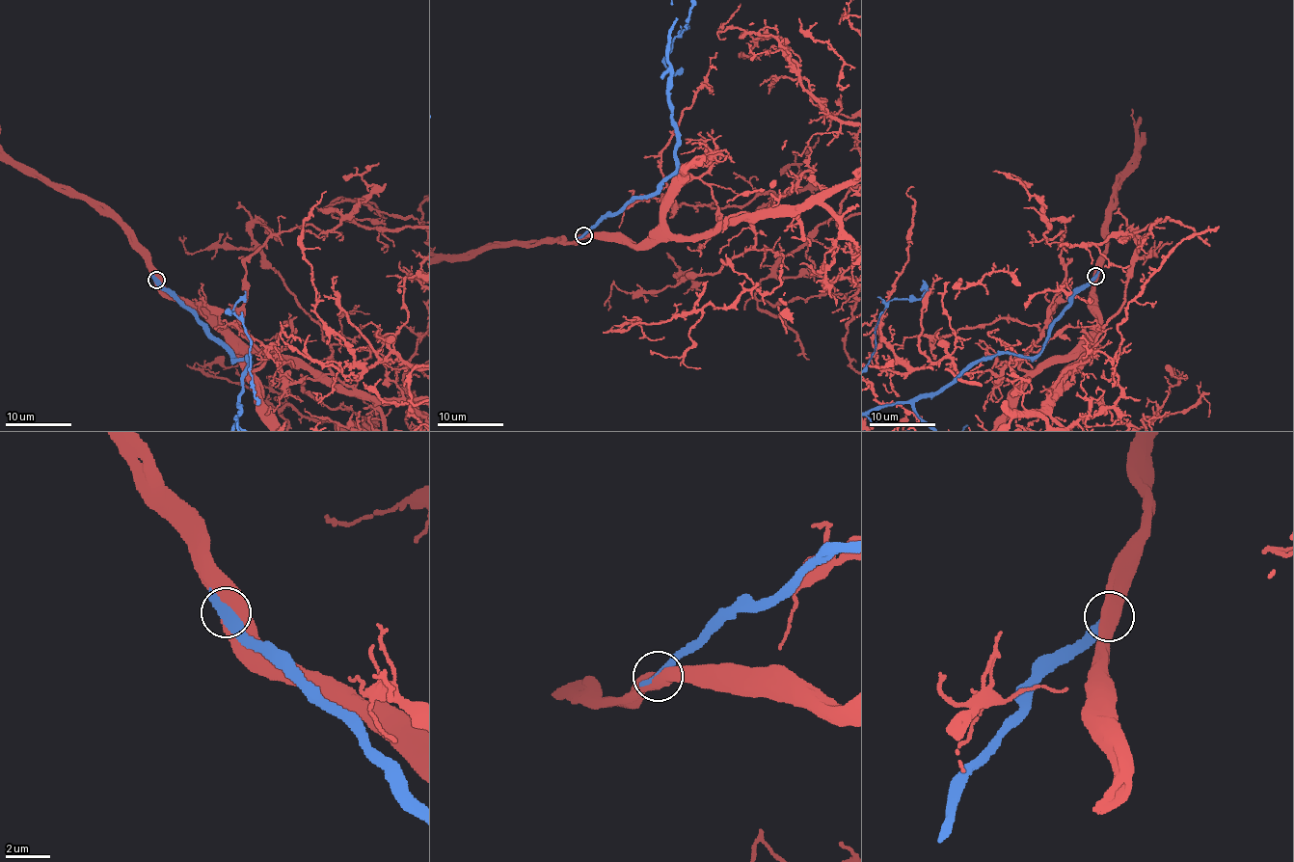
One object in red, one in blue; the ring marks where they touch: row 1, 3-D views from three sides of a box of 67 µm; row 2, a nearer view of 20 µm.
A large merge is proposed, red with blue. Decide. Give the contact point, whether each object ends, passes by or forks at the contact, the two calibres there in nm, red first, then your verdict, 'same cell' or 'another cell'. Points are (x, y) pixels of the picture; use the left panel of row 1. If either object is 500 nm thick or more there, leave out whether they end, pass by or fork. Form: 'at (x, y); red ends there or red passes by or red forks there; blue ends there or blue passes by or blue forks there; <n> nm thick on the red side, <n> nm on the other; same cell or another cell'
at (156, 280); 650 nm thick on the red side, 360 nm on the other; another cell

